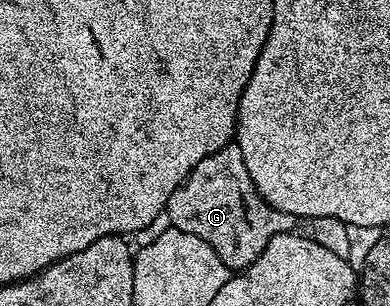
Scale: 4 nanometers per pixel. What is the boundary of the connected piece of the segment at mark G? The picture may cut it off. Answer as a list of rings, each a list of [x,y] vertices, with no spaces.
[[[237,143],[220,147],[220,151],[200,159],[180,187],[172,191],[165,214],[171,226],[204,239],[231,271],[249,269],[270,239],[291,232],[296,225],[294,216],[273,209],[256,191]]]

